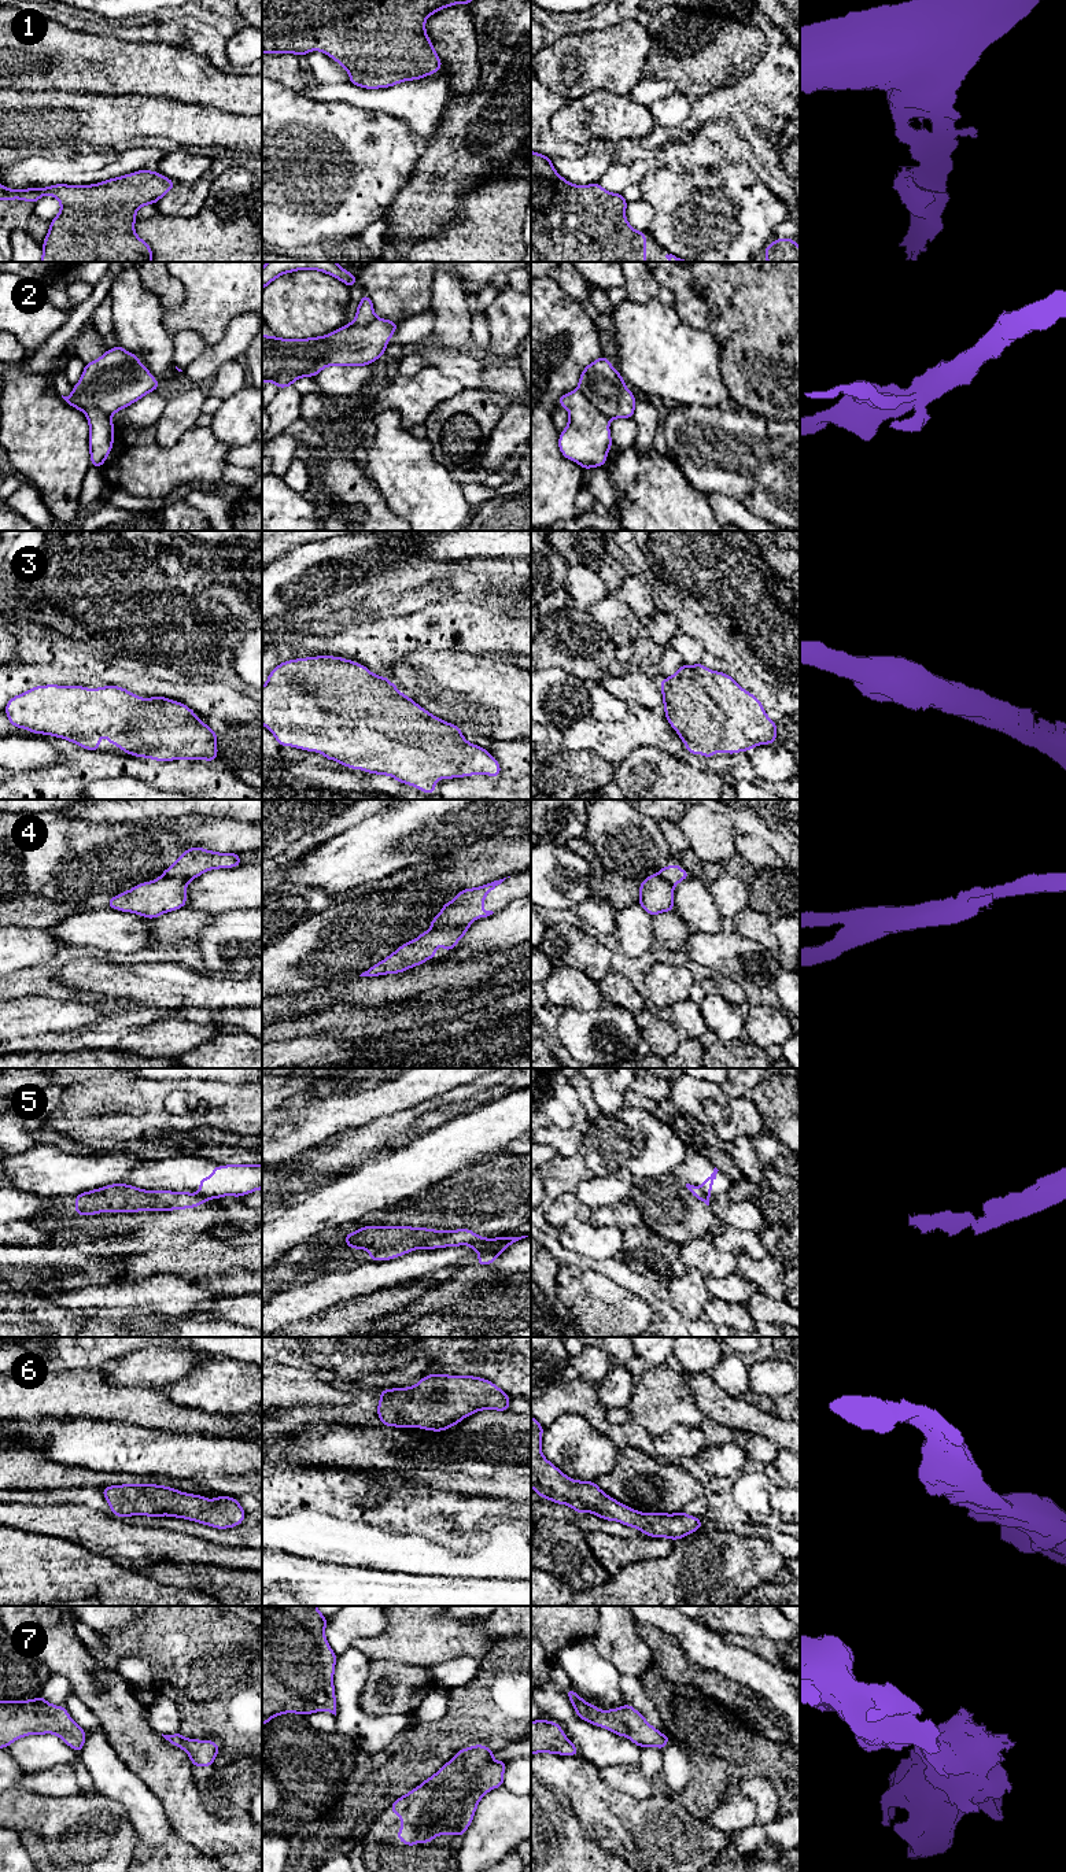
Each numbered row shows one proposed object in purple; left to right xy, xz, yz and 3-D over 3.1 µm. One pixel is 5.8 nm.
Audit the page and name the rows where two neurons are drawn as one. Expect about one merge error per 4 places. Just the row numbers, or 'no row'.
4, 5

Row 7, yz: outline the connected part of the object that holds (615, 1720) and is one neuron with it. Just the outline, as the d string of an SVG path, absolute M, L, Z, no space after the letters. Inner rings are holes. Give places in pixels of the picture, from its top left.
M571 1687L565 1692L579 1718L609 1729L617 1736L626 1736L641 1749L654 1746L663 1751L671 1740L670 1736L652 1727L630 1703L617 1709L600 1710L595 1705L582 1699Z

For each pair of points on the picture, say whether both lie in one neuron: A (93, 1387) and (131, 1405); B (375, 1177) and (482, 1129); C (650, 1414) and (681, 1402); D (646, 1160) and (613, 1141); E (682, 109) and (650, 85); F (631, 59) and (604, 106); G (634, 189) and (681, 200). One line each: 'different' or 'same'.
A: same
B: same
C: same
D: same
E: same
F: different
G: different

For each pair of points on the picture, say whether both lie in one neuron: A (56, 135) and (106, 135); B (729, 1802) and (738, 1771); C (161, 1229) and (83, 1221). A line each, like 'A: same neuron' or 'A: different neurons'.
A: same neuron
B: different neurons
C: same neuron

